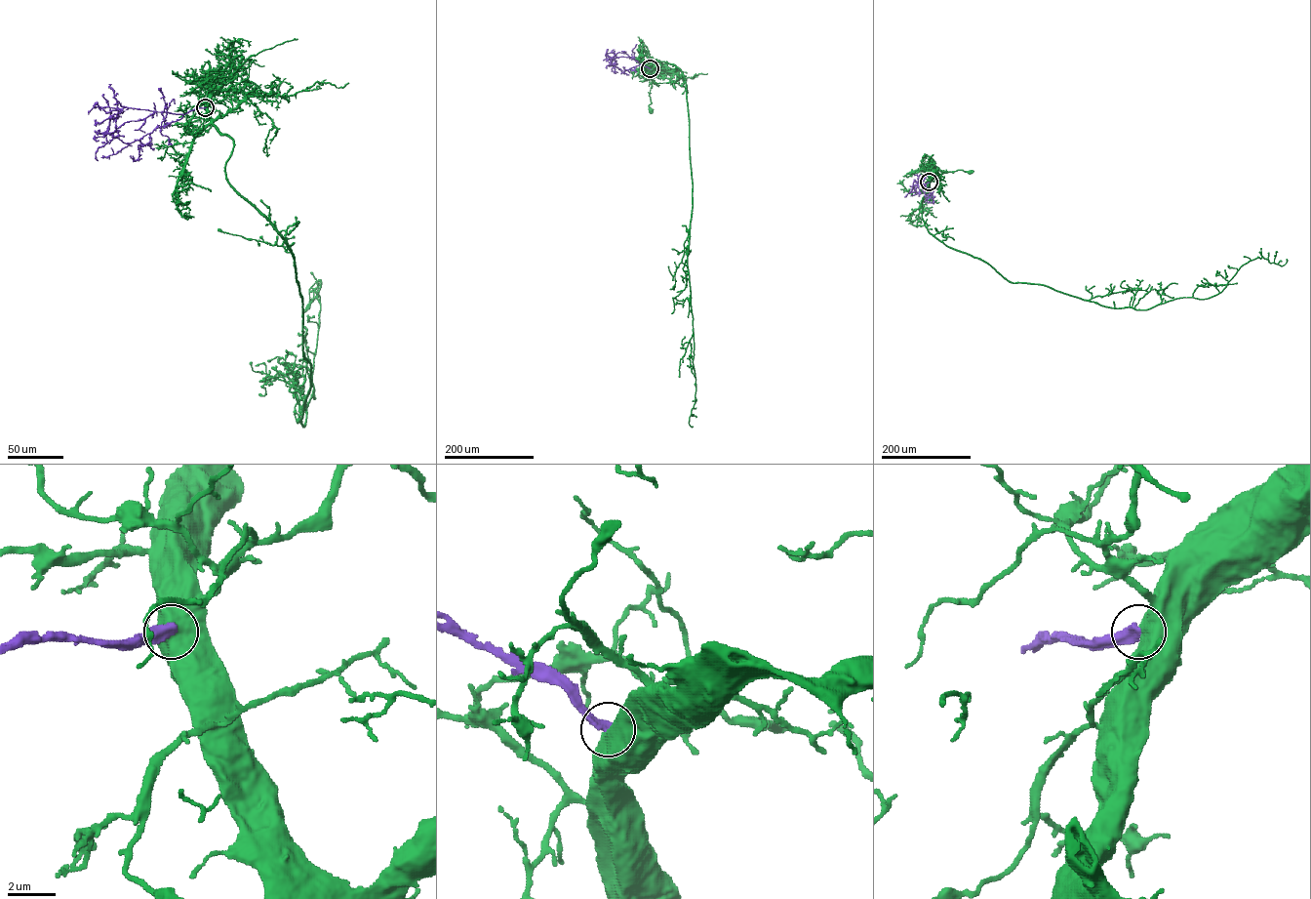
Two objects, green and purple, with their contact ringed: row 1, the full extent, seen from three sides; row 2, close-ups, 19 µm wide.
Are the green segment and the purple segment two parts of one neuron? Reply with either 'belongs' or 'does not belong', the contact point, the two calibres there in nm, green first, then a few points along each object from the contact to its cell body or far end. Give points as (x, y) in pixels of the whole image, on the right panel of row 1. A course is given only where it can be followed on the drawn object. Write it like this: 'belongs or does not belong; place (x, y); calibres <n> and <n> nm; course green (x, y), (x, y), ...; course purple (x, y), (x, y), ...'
does not belong; place (929, 182); calibres 550 and 400 nm; course green (930, 182), (948, 172), (970, 172); course purple (930, 182), (925, 184), (917, 183), (920, 183), (929, 203)

